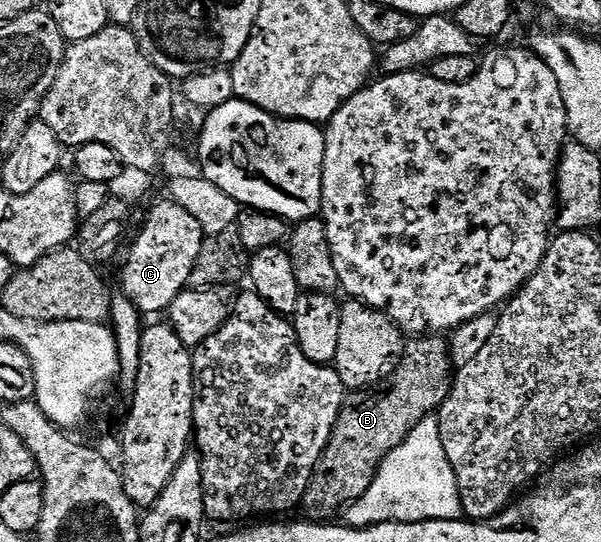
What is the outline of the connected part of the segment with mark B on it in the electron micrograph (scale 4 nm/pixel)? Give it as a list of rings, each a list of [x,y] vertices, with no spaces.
[[[432,333],[422,337],[415,337],[406,344],[403,360],[393,369],[391,375],[387,375],[380,383],[368,387],[362,391],[351,391],[343,400],[343,408],[333,425],[333,433],[317,461],[315,471],[311,474],[311,480],[307,482],[307,488],[303,494],[301,504],[302,518],[317,523],[327,523],[339,507],[346,509],[361,498],[369,489],[380,464],[397,445],[405,441],[405,437],[413,428],[425,418],[434,416],[443,403],[453,378],[453,364],[449,358],[449,343],[446,338]]]

